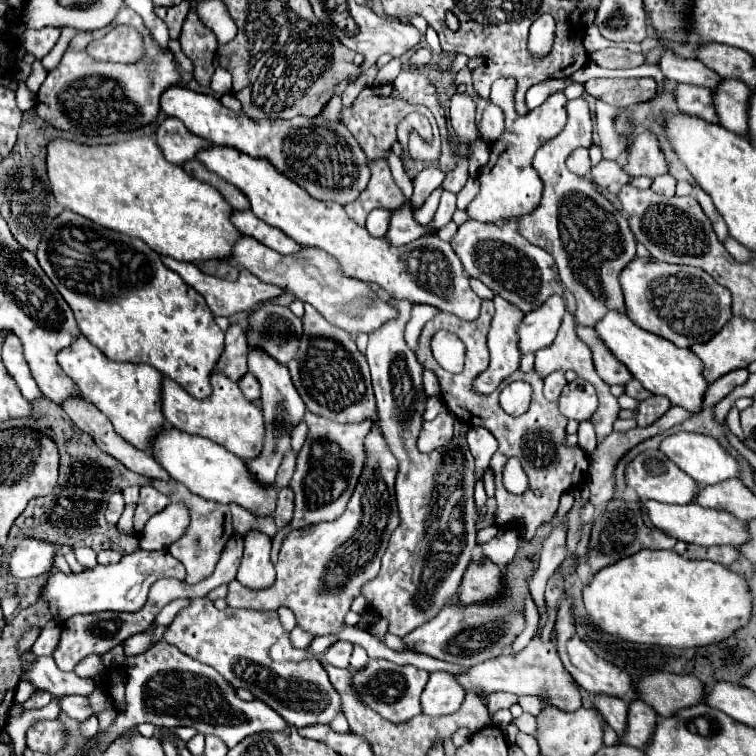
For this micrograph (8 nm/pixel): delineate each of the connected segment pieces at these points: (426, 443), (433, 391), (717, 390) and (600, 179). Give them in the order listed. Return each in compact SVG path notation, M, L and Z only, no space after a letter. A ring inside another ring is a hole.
M443 410L435 420L423 422L421 436L417 440L417 446L421 452L433 452L441 448L445 442L453 438L453 414L449 410Z
M425 370L423 386L425 386L427 396L437 396L439 394L439 382L437 382L437 376L433 376L433 370Z
M745 368L733 370L733 372L721 376L721 378L719 378L717 382L713 382L713 384L709 386L709 390L705 392L705 408L715 406L717 402L721 402L731 390L735 390L735 388L741 386L741 384L745 384L747 378L749 378L749 372L747 372Z
M601 160L597 166L591 168L591 174L599 186L611 190L613 194L617 194L629 182L629 176L623 172L619 162L613 160Z

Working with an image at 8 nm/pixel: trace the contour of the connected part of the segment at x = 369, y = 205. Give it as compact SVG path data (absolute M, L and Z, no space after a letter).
M371 160L369 166L371 166L371 180L365 194L361 194L353 204L345 206L349 218L353 218L361 226L365 226L367 214L371 210L375 208L395 210L405 204L405 196L395 184L389 164L385 160Z

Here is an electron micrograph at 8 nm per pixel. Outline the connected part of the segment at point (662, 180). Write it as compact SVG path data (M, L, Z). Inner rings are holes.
M663 174L653 180L651 190L657 194L663 194L663 196L675 196L675 186L677 186L677 180L671 174Z

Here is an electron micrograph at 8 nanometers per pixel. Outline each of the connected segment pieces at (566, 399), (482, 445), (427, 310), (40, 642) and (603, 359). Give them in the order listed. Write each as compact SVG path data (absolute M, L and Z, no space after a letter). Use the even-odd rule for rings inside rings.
M583 378L569 382L561 392L559 408L561 408L561 414L567 416L569 420L577 420L577 422L589 420L597 410L595 388Z
M469 428L467 432L467 442L471 448L471 454L475 458L475 482L483 478L489 460L493 456L493 452L497 450L497 440L493 438L493 434L485 428Z
M415 304L415 306L413 306L411 318L409 318L407 328L405 328L405 342L407 342L409 350L415 352L425 322L429 322L437 312L439 312L439 310L437 310L435 306L423 306L423 304Z
M55 620L47 622L47 626L41 630L41 636L39 636L37 642L33 644L31 652L33 652L35 656L51 656L53 650L57 648L59 634L61 634L61 630L59 630L57 622L55 622Z
M575 319L574 321L577 336L589 346L589 350L593 354L593 362L597 364L597 374L601 378L605 378L607 384L627 384L631 380L631 374L623 366L623 362L617 362L617 358L613 358L613 354L609 354L609 348L601 342L601 338L597 338L597 332L593 328L581 326Z

